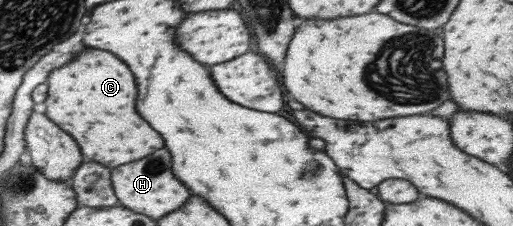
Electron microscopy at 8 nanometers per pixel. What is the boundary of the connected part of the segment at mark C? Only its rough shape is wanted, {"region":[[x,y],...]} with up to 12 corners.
{"region":[[84,49],[48,75],[43,114],[112,167],[164,147],[134,77]]}

